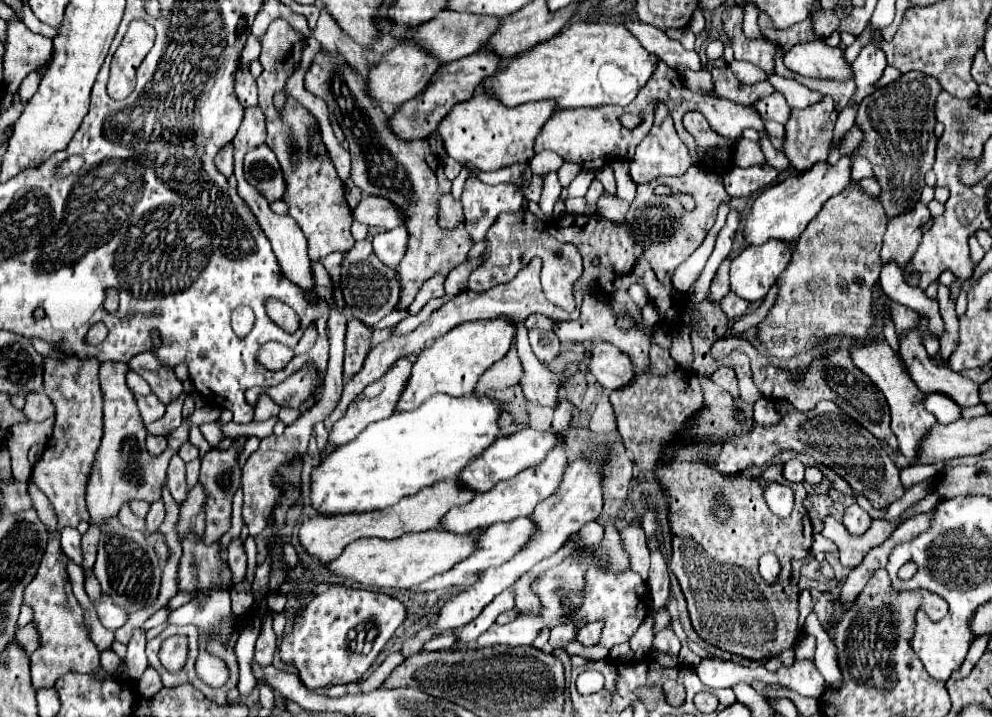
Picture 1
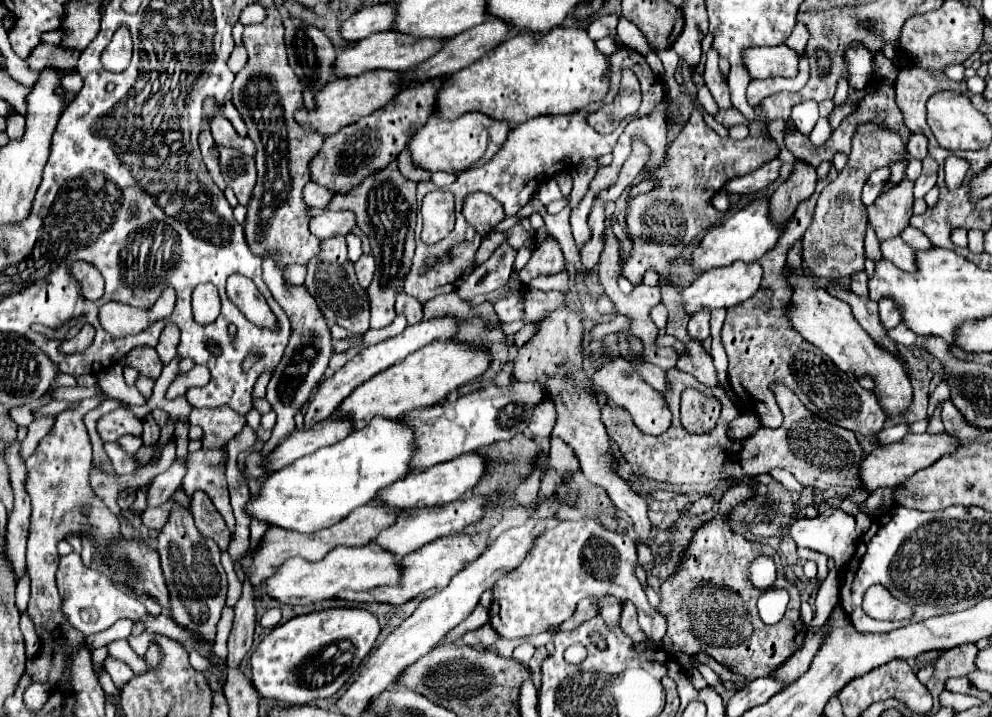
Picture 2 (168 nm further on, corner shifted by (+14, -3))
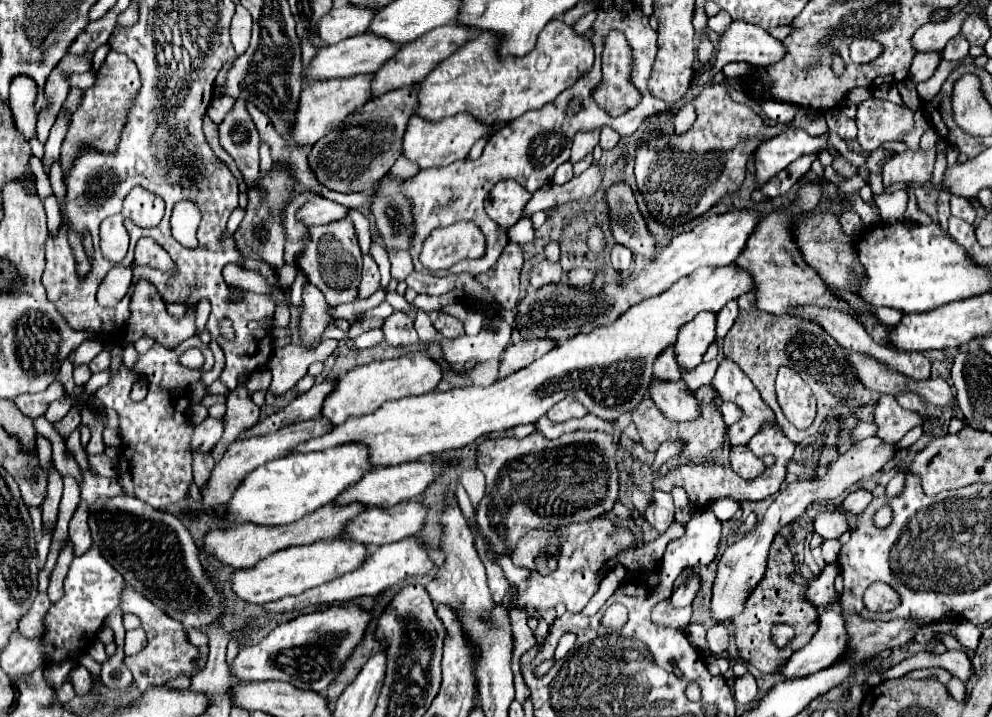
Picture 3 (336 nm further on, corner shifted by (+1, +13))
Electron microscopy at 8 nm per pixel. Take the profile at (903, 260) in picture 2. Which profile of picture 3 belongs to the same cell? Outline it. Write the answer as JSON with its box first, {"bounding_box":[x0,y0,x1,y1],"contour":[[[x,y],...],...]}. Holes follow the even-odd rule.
{"bounding_box":[874,190,908,222],"contour":[[[896,190],[894,194],[874,194],[874,202],[880,208],[884,222],[902,222],[902,214],[908,204],[906,190]]]}

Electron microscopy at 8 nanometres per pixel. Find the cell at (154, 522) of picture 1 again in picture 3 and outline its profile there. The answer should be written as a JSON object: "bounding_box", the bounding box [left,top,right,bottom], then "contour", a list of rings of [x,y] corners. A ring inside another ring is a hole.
{"bounding_box":[192,418,222,452],"contour":[[[206,418],[202,424],[196,426],[194,438],[192,438],[192,450],[210,452],[214,444],[222,438],[222,418]]]}

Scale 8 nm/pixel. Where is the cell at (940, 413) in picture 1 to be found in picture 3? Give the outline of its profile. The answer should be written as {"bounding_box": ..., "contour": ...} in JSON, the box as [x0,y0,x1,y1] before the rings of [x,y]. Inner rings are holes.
{"bounding_box":[852,422,876,442],"contour":[[[858,422],[856,428],[852,430],[852,442],[860,442],[868,436],[876,434],[876,424],[866,424],[866,422]]]}

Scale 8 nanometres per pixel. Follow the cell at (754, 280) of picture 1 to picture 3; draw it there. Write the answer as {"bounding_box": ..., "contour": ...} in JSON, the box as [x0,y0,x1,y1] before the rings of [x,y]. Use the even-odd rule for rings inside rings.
{"bounding_box":[294,264,750,466],"contour":[[[734,264],[722,266],[722,268],[698,268],[690,276],[678,280],[674,286],[670,286],[666,292],[648,298],[636,306],[632,306],[622,318],[618,318],[610,326],[602,326],[592,330],[590,334],[578,334],[570,340],[562,340],[556,344],[548,354],[532,362],[530,366],[510,374],[504,380],[494,382],[488,388],[480,386],[464,386],[464,388],[454,388],[450,392],[428,392],[422,396],[408,396],[400,400],[392,400],[382,404],[372,414],[366,416],[350,416],[340,426],[334,426],[330,434],[320,436],[318,440],[308,440],[306,444],[298,444],[294,452],[320,452],[326,448],[342,446],[348,442],[358,442],[368,446],[370,452],[370,464],[376,466],[396,466],[402,462],[414,462],[428,458],[430,454],[440,454],[444,450],[456,450],[466,444],[472,444],[476,438],[482,434],[494,432],[494,430],[510,430],[518,424],[532,424],[540,416],[544,416],[556,402],[560,402],[564,396],[574,396],[582,388],[582,404],[586,410],[606,422],[616,422],[620,414],[632,412],[646,396],[648,388],[652,384],[652,366],[654,360],[676,342],[678,328],[690,320],[696,318],[700,312],[712,312],[718,314],[726,302],[736,300],[738,296],[746,294],[750,290],[750,274],[736,268]]]}

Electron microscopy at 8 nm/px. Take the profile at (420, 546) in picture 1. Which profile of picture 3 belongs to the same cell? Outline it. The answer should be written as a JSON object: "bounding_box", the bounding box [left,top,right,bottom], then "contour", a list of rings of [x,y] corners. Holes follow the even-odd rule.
{"bounding_box":[230,540,366,604],"contour":[[[320,540],[308,546],[294,546],[282,552],[270,554],[268,558],[260,560],[254,568],[234,570],[230,588],[240,600],[246,600],[250,604],[264,604],[264,602],[280,600],[284,596],[302,594],[308,588],[330,582],[346,572],[352,572],[354,568],[360,568],[364,560],[366,560],[364,544],[356,544],[352,540],[334,540],[334,542]]]}

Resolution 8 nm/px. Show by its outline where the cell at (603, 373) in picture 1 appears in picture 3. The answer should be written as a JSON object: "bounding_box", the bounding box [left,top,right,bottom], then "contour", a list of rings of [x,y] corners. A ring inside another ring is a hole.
{"bounding_box":[650,380,700,420],"contour":[[[684,380],[678,382],[654,382],[650,388],[650,398],[662,410],[662,414],[670,420],[696,420],[700,412],[700,404],[690,388],[686,388]]]}

